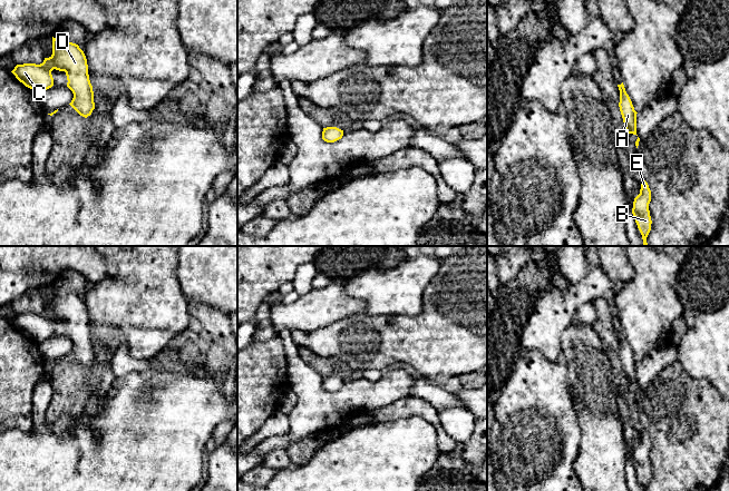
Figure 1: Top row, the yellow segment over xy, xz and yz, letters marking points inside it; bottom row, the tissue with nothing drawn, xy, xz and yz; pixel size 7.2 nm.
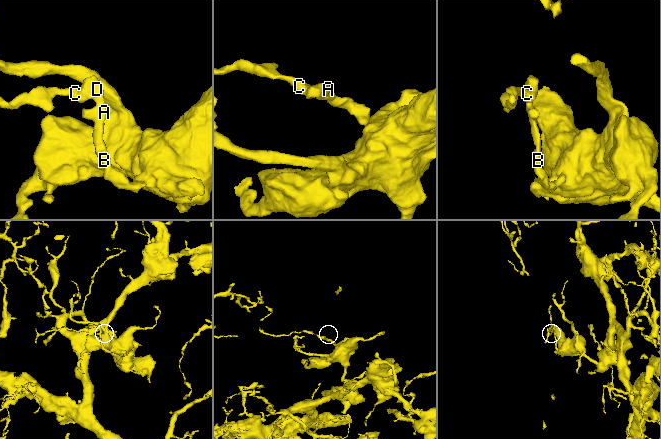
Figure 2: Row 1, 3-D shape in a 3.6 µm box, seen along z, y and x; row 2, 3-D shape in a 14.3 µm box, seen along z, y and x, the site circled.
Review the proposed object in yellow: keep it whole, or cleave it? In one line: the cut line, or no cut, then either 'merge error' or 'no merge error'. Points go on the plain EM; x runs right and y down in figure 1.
no cut | no merge error

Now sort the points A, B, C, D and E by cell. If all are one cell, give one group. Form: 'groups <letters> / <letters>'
groups A B C D E

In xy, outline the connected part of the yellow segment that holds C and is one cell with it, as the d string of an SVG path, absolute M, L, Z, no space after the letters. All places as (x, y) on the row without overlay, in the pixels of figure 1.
M52 286L52 304L49 307L45 307L40 314L17 314L11 322L20 332L39 344L54 335L54 318L66 322L67 336L74 343L69 354L80 365L90 365L95 359L94 341L87 308L78 294Z

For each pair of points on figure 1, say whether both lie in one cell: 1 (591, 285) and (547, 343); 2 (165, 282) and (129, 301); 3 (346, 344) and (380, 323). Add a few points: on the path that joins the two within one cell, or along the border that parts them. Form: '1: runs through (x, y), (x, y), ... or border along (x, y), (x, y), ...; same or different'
1: runs through (575, 297), (547, 327); same
2: runs through (156, 283), (145, 293), (138, 294); same
3: runs through (355, 341), (362, 341), (371, 332); same

